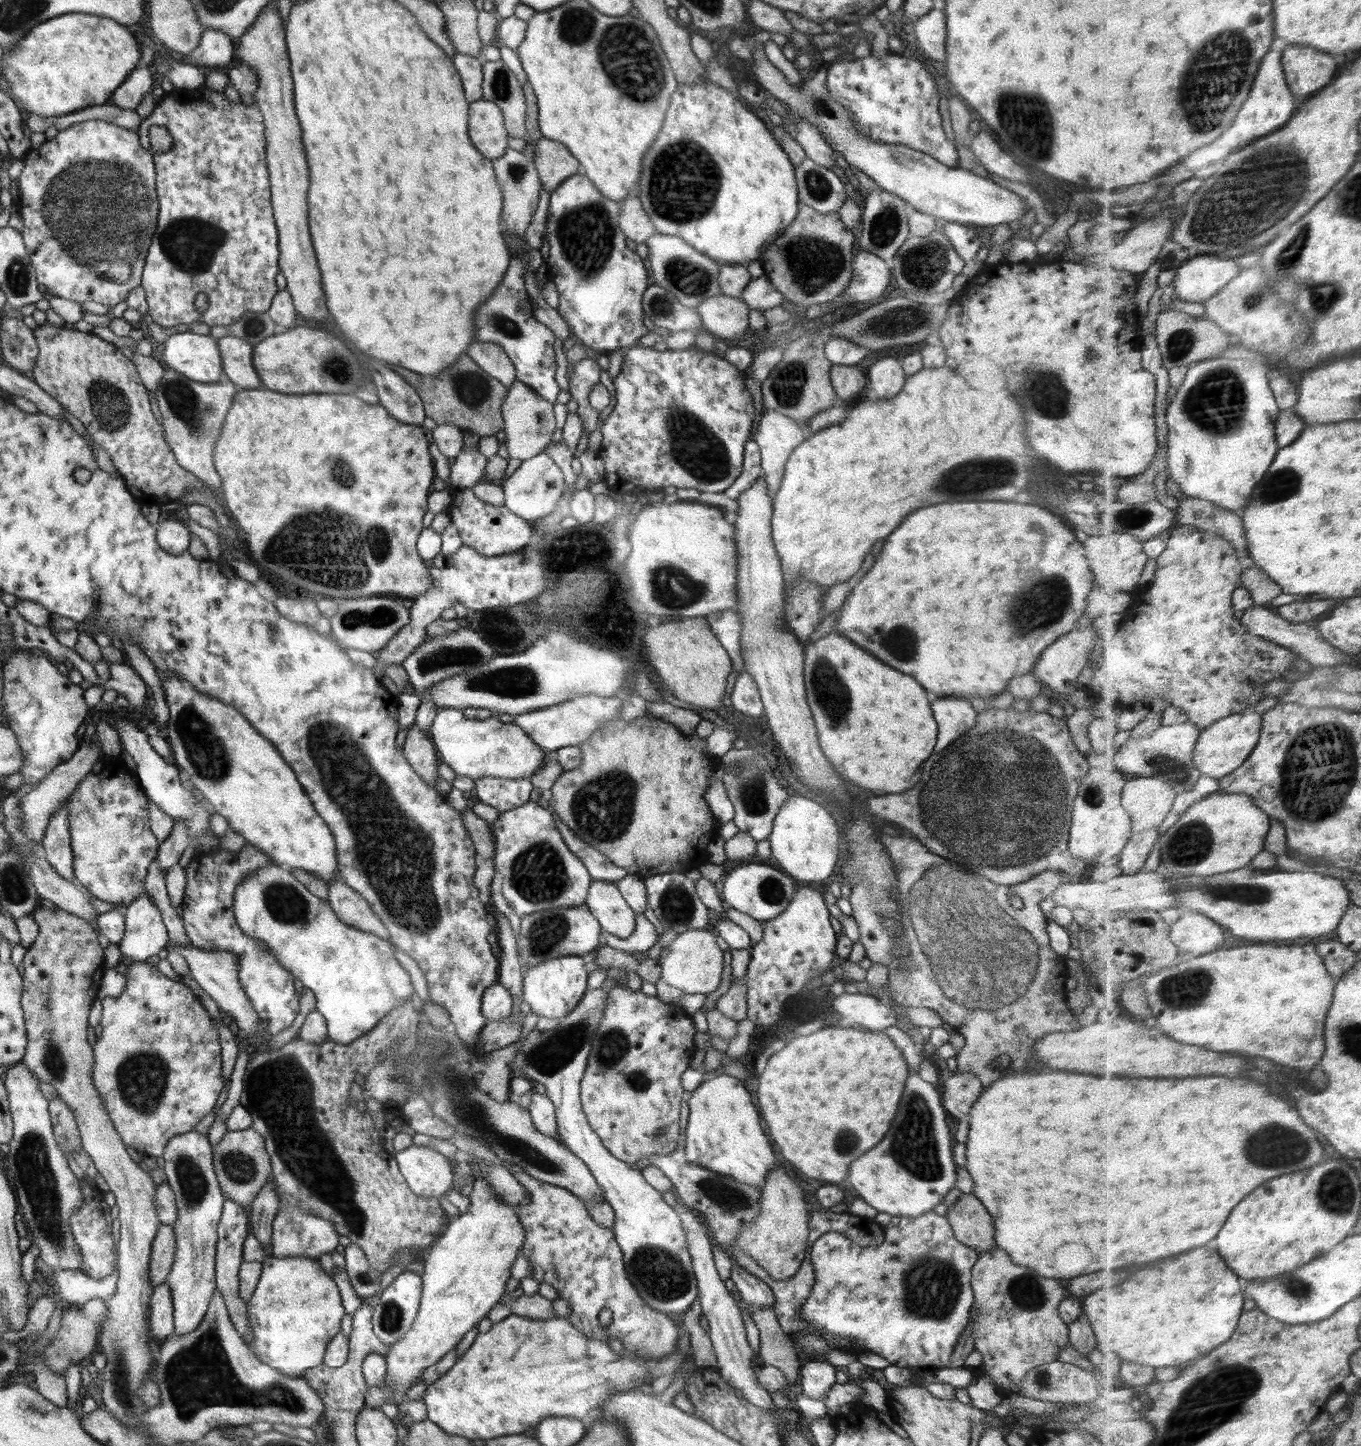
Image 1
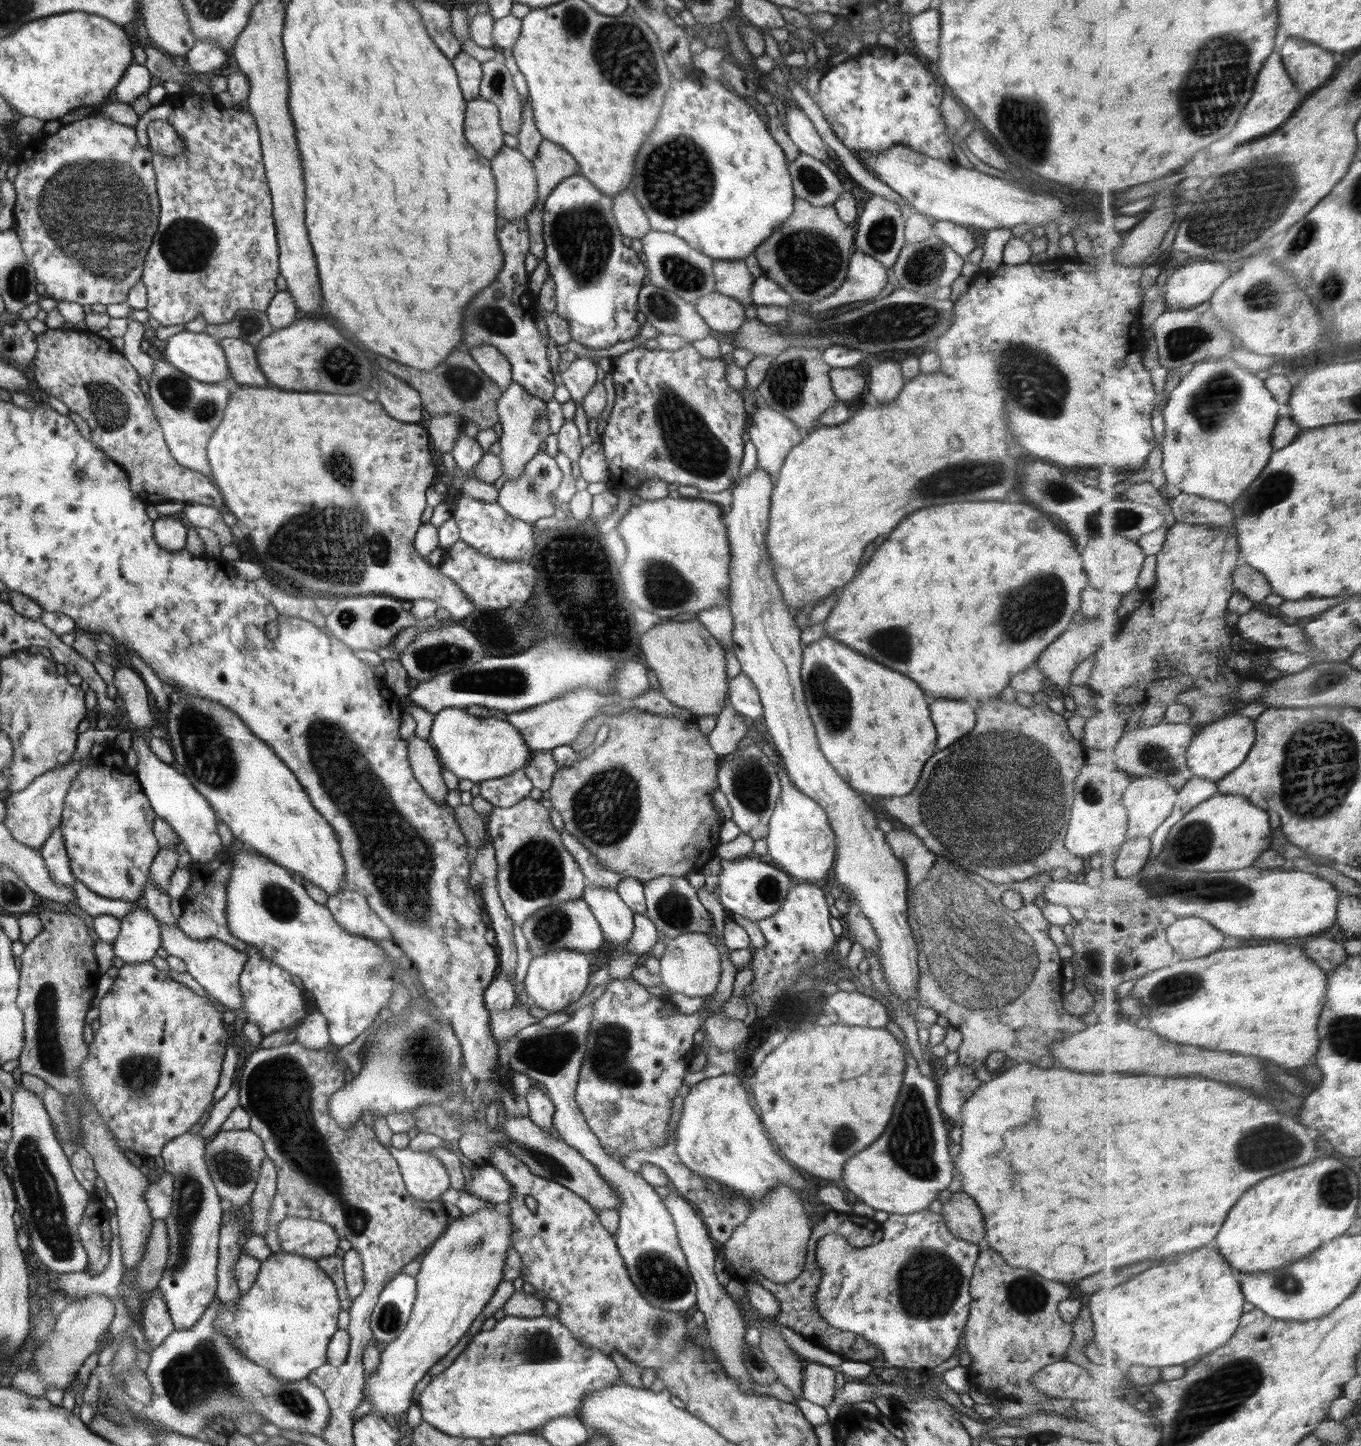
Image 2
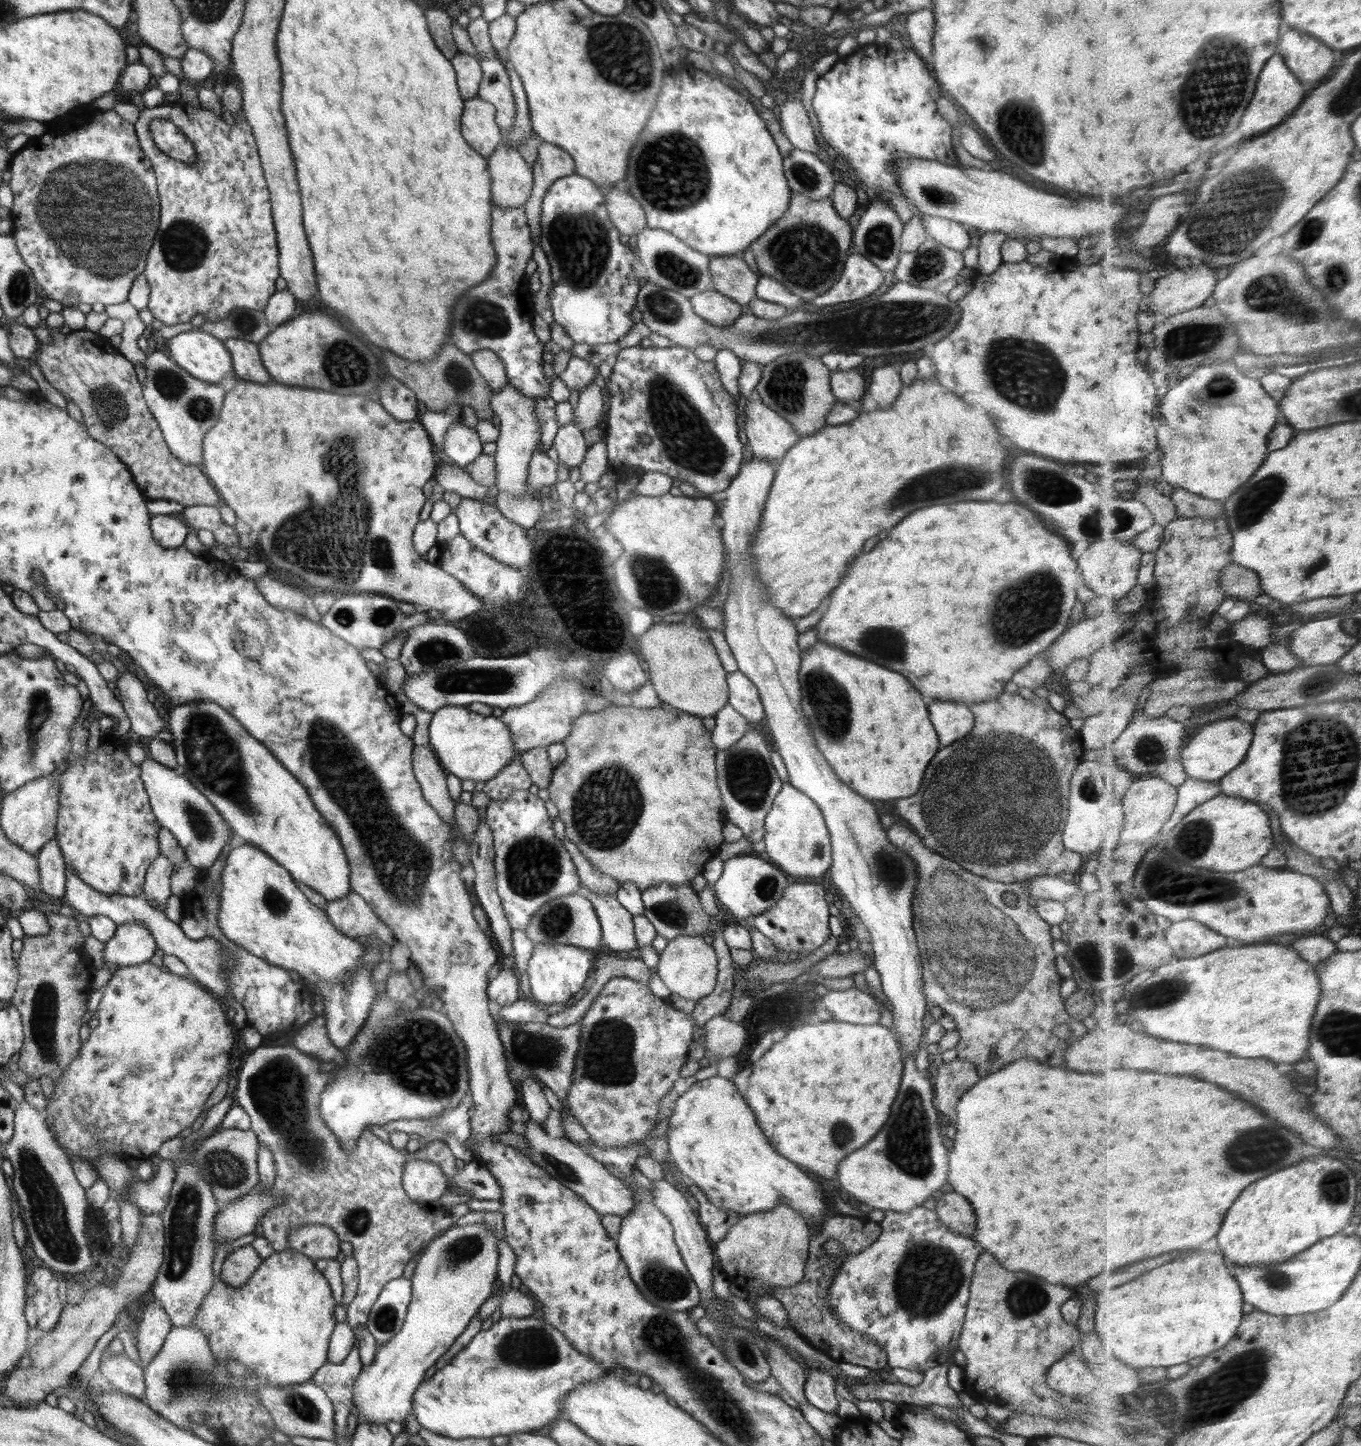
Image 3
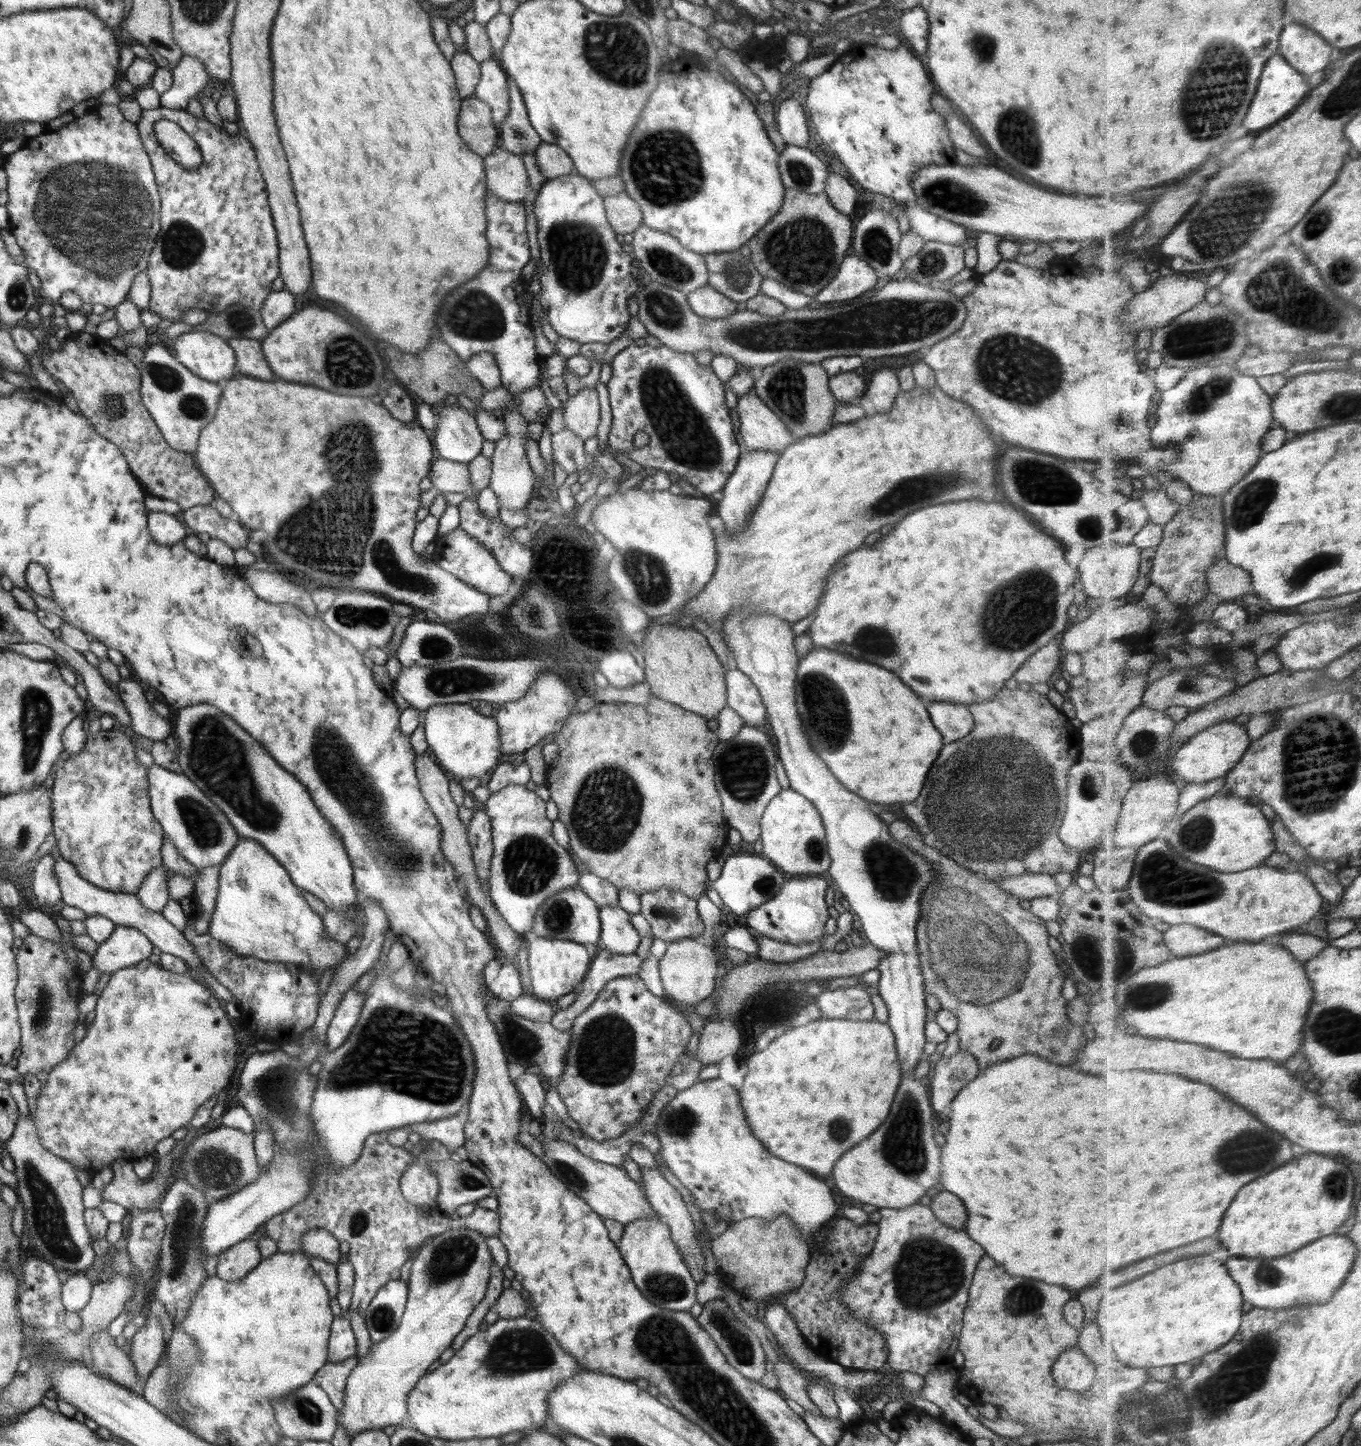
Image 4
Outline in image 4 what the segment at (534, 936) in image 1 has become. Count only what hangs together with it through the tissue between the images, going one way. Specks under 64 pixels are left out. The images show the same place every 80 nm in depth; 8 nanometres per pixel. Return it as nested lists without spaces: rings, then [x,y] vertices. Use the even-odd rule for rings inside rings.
[[[578,886],[565,888],[547,898],[536,911],[531,936],[571,940],[576,944],[596,944],[601,933],[599,906]]]

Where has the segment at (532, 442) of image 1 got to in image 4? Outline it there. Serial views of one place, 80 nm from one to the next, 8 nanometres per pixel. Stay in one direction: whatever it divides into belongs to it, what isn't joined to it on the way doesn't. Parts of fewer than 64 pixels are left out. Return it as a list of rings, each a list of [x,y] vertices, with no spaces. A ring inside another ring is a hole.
[[[500,385],[494,390],[485,391],[482,398],[476,405],[477,410],[498,410],[502,408],[504,414],[502,420],[505,423],[505,435],[495,443],[496,447],[492,455],[492,472],[490,484],[488,487],[492,488],[497,496],[500,507],[511,511],[517,511],[526,507],[532,496],[534,490],[534,482],[536,482],[534,471],[528,464],[528,457],[526,454],[526,439],[529,437],[528,424],[529,422],[521,415],[515,395],[513,395],[504,385]]]

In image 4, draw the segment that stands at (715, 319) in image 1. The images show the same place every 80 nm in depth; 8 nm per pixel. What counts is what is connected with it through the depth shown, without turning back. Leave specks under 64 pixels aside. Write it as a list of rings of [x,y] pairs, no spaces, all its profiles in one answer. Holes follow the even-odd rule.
[[[708,284],[687,294],[687,301],[691,309],[704,318],[726,318],[737,311],[737,302],[720,294]]]

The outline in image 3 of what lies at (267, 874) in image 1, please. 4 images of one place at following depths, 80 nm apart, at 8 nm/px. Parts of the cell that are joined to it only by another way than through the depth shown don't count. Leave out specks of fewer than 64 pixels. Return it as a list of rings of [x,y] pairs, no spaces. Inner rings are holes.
[[[250,844],[230,850],[226,865],[221,873],[220,908],[217,914],[218,926],[224,936],[250,954],[263,958],[266,962],[286,971],[294,970],[301,976],[302,984],[314,994],[323,998],[325,1027],[333,1046],[346,1049],[366,1022],[375,998],[381,987],[373,981],[373,969],[361,963],[367,948],[362,939],[347,937],[328,918],[327,912],[312,904],[299,889],[292,875],[262,850]]]

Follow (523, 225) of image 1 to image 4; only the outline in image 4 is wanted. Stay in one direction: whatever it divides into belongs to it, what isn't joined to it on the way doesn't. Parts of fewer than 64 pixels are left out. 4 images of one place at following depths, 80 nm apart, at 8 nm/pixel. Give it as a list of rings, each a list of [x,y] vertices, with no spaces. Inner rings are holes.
[[[497,146],[495,150],[483,158],[486,173],[487,190],[493,192],[500,200],[506,202],[523,202],[531,192],[529,190],[529,178],[524,163],[520,156]]]

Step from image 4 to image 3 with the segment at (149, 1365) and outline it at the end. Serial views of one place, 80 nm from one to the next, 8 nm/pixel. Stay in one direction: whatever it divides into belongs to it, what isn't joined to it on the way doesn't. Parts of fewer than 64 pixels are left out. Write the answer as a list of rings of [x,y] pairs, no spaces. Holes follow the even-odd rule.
[[[150,1301],[144,1312],[142,1320],[138,1320],[137,1347],[142,1360],[142,1368],[146,1368],[154,1358],[156,1352],[162,1348],[172,1324],[166,1311],[158,1301]]]

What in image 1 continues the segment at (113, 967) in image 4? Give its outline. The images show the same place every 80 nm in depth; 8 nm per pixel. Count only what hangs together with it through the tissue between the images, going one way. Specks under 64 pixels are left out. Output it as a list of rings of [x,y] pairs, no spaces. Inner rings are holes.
[[[146,892],[123,908],[124,936],[118,946],[126,962],[142,962],[166,948],[169,936],[162,915]]]

